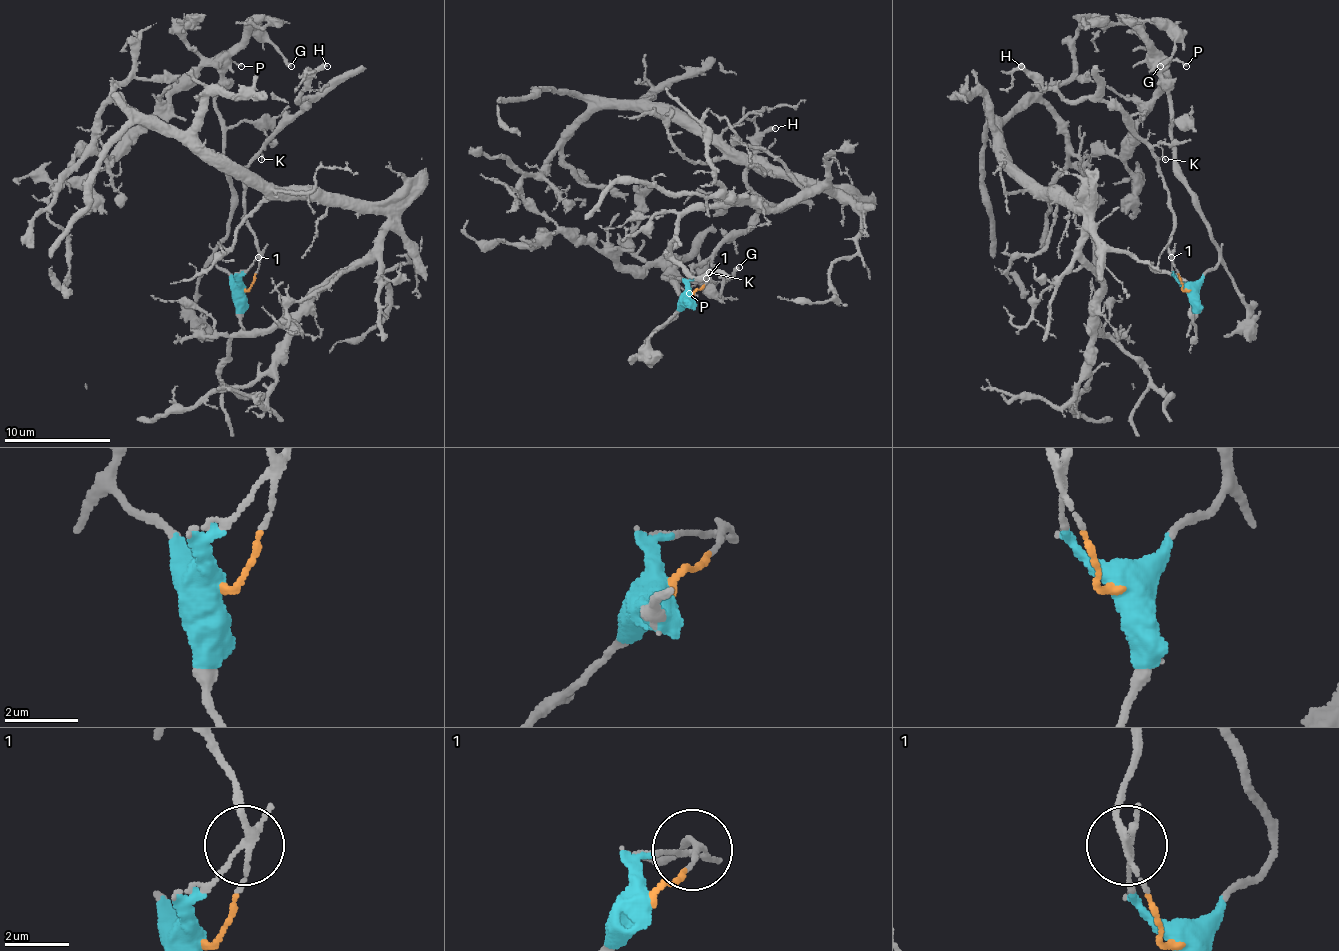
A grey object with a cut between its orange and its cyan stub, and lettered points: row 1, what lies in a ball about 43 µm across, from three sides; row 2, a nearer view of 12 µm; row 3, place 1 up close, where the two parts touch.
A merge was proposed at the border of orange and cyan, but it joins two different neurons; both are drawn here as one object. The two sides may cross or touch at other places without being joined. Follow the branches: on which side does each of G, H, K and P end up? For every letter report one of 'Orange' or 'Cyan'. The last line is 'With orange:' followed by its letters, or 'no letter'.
G: Cyan
H: Orange
K: Orange
P: Cyan
With orange: H, K

